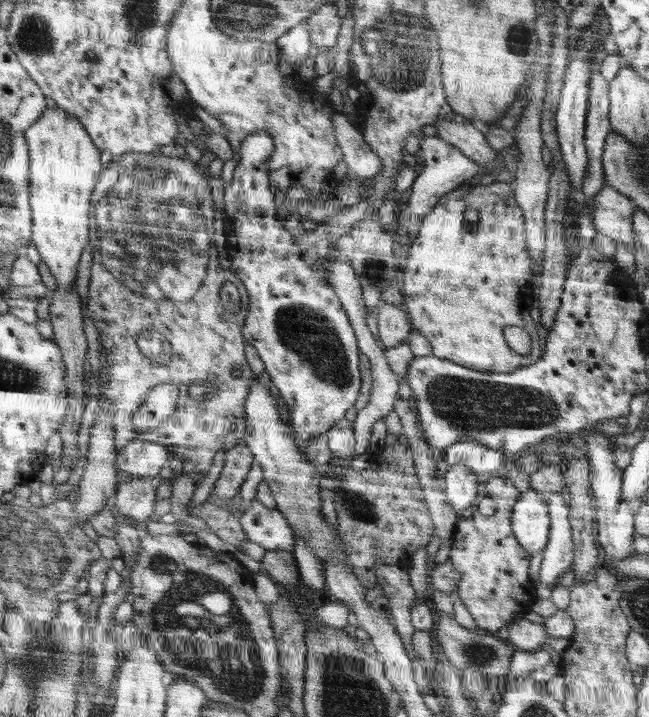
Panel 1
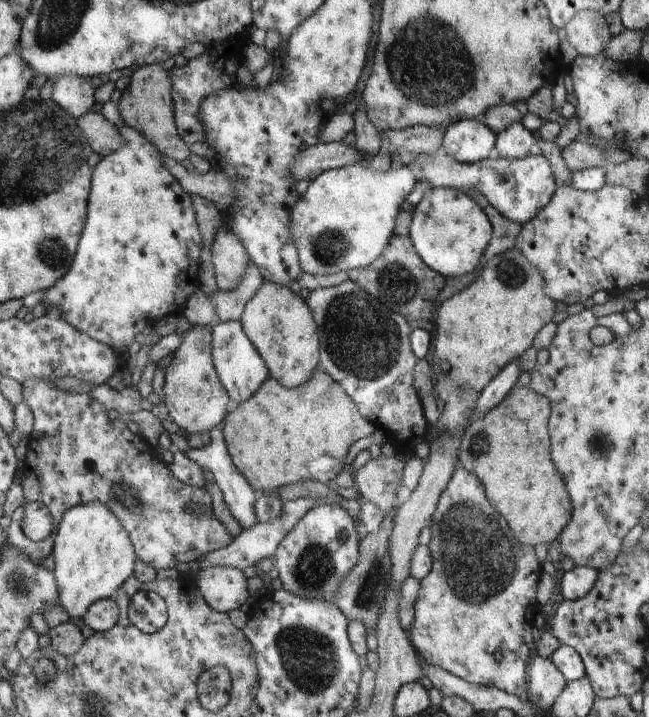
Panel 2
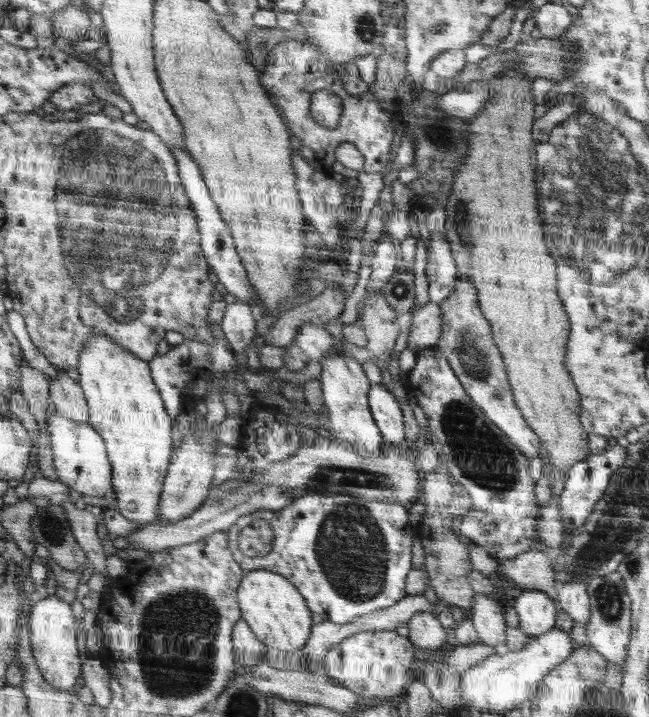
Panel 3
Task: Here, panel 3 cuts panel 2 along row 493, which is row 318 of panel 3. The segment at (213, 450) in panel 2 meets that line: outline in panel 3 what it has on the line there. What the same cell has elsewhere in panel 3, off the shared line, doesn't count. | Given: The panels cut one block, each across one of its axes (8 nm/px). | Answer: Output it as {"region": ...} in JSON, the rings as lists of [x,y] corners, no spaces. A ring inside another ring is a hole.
{"region":[[[242,301],[229,304],[219,325],[225,331],[230,347],[234,350],[240,363],[247,364],[245,348],[256,336],[256,318],[251,306]]]}

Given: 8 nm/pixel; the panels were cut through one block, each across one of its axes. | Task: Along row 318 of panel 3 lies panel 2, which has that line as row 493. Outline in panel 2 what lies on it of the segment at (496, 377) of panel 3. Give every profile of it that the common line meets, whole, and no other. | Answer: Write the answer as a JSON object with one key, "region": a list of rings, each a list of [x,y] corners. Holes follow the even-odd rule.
{"region":[[[460,466],[441,495],[429,527],[432,539],[428,547],[433,565],[420,581],[414,624],[410,628],[410,636],[418,654],[424,662],[443,668],[472,684],[491,685],[523,701],[528,700],[526,666],[534,642],[532,622],[540,612],[534,612],[535,606],[532,604],[539,602],[537,588],[540,580],[540,564],[536,560],[534,548],[518,544],[502,514],[488,502],[480,480]],[[498,650],[502,650],[499,661],[494,656]]]}

